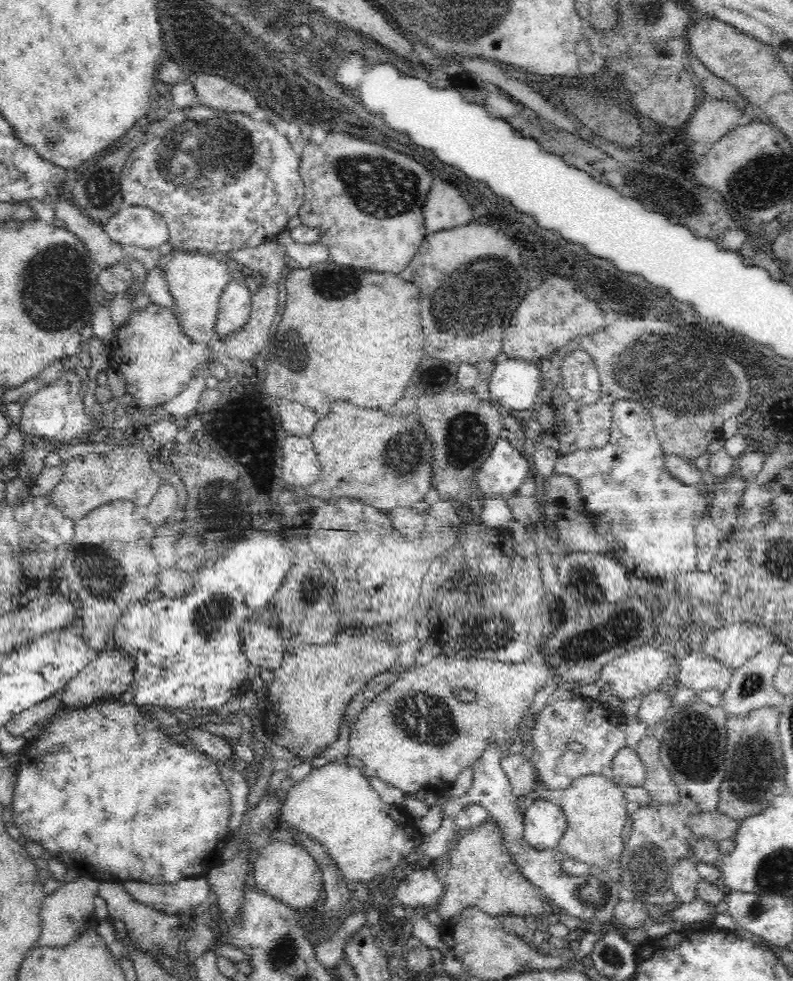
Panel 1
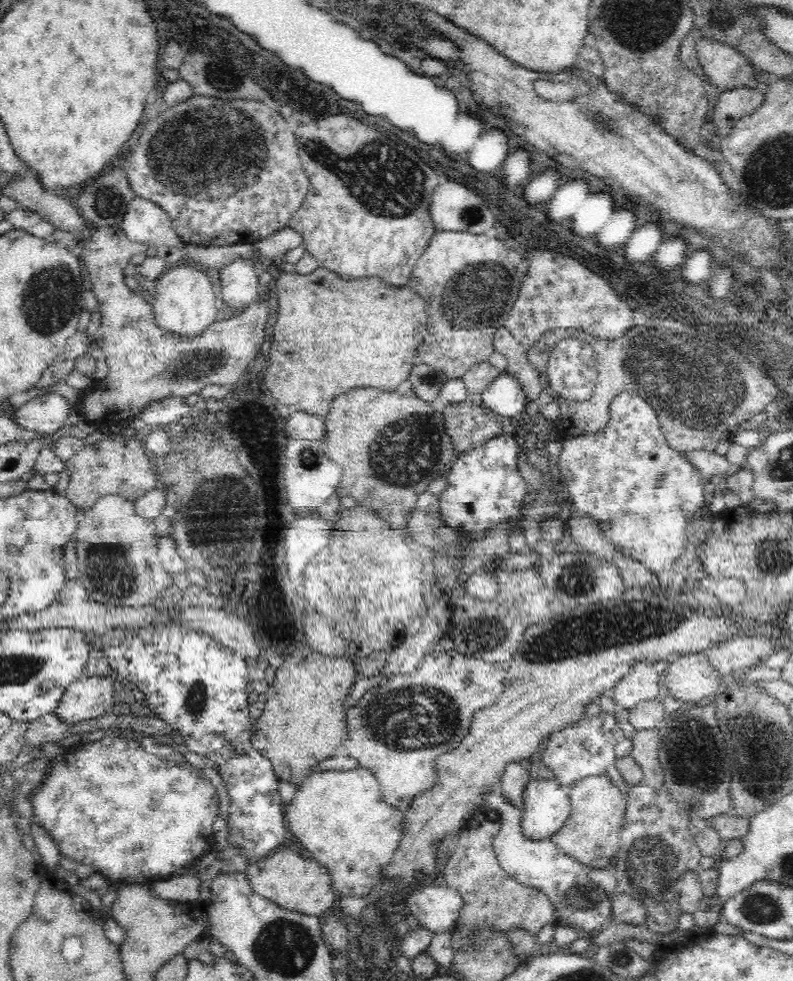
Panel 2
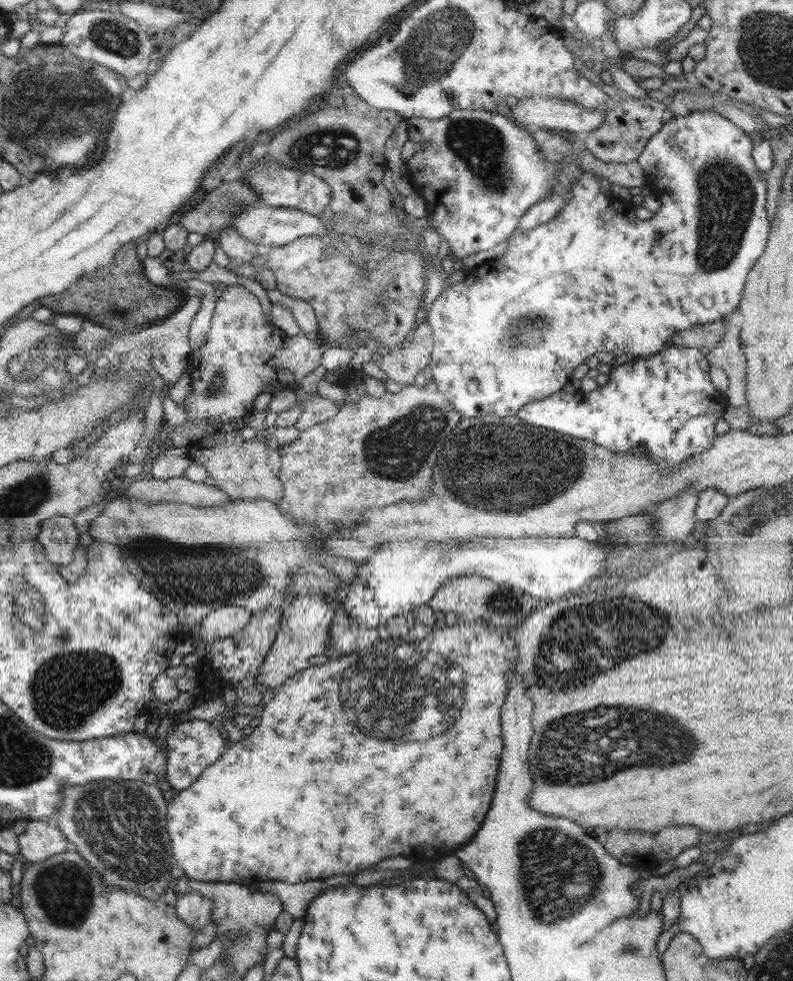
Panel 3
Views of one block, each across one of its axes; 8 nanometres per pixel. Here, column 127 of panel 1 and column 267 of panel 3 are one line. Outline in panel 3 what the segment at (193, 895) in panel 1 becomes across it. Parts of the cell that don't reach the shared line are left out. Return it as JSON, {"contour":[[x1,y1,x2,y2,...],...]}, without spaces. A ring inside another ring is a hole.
{"contour":[[311,880,294,884,283,883,282,881,259,882,256,890,268,891,280,897,282,908,286,910,293,920,302,918,306,914,308,904,320,895,329,886,324,885,324,880]]}

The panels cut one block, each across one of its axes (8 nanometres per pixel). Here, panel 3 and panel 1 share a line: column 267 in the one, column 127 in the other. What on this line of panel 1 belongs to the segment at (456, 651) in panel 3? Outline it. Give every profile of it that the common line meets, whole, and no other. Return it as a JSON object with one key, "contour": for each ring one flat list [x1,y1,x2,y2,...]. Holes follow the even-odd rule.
{"contour":[[119,697,100,700,92,706,82,708,68,708,56,710,44,723,43,732,38,737,27,741,24,749,18,753,19,762,16,770,16,788,12,798,12,819,16,826,27,840,32,840,46,848,46,853,60,860,67,868,72,868,79,876,86,875,99,881,113,883,126,883,129,880,142,881,145,883,175,883,180,879,204,877,211,868,222,864,222,851,230,841,228,821,231,814,232,800,230,793,220,778,216,763,212,758,200,750,186,749,185,743,176,744,174,739,170,740,170,734,160,730,160,726,144,720,144,712,147,708,131,703,122,703]]}

